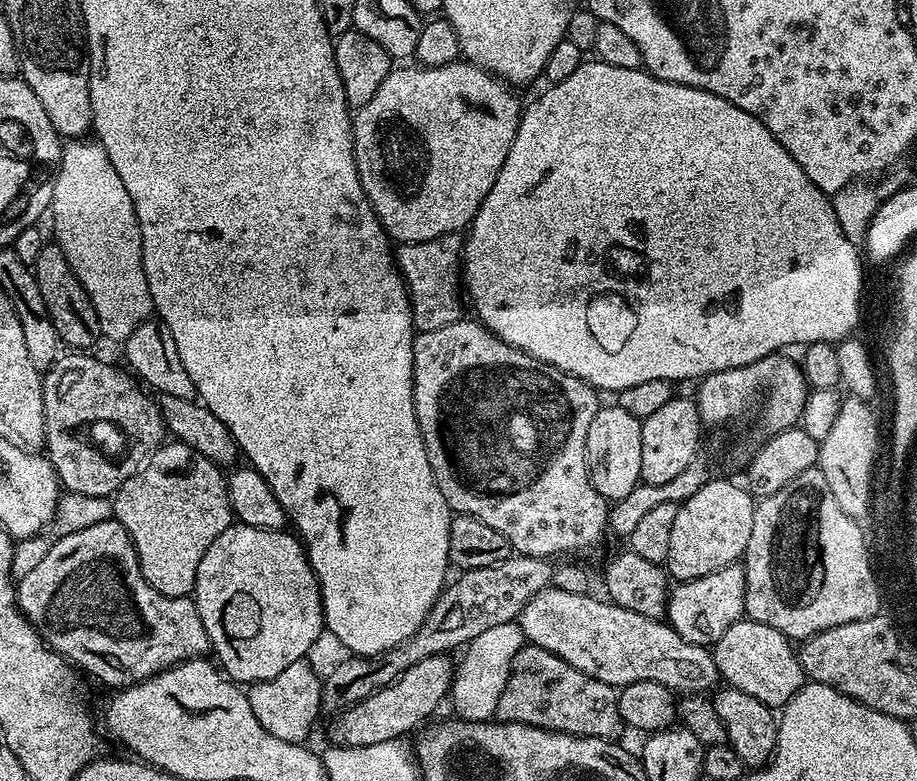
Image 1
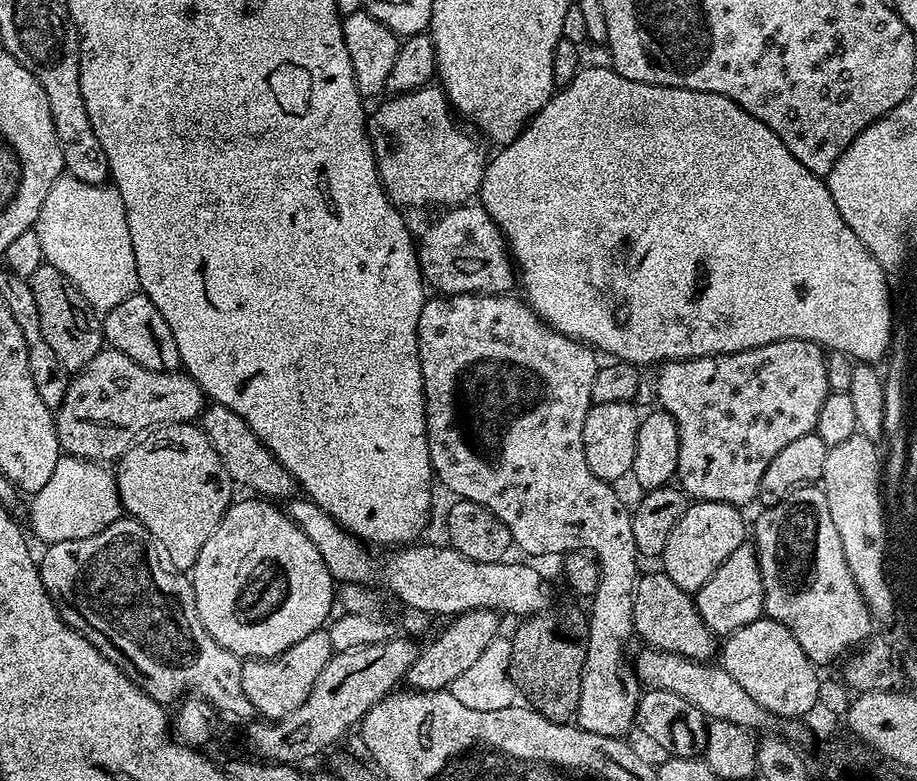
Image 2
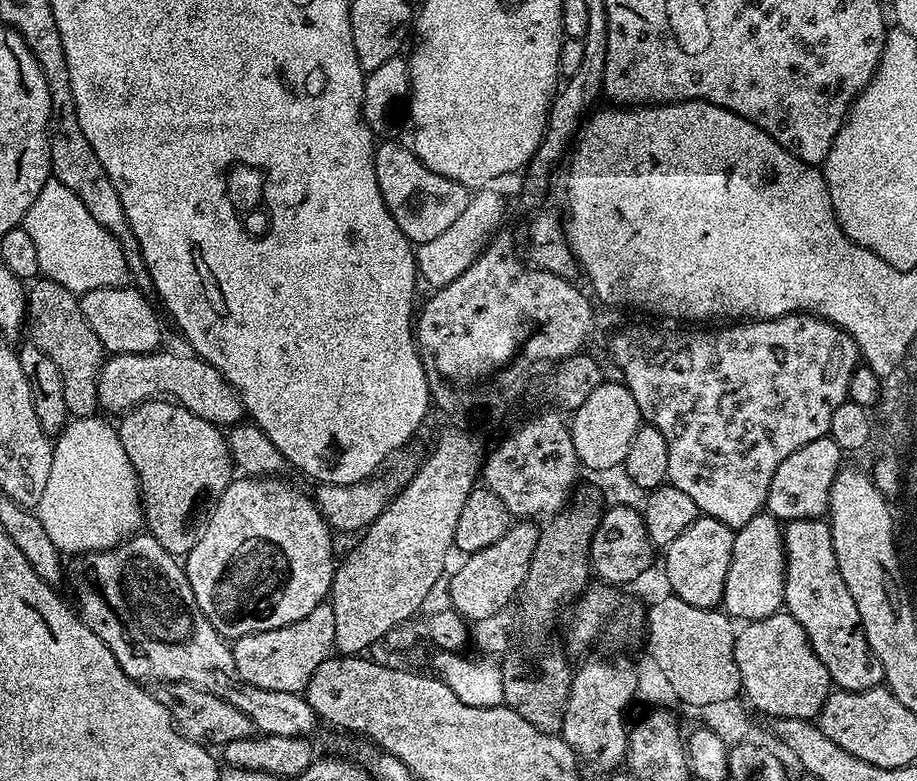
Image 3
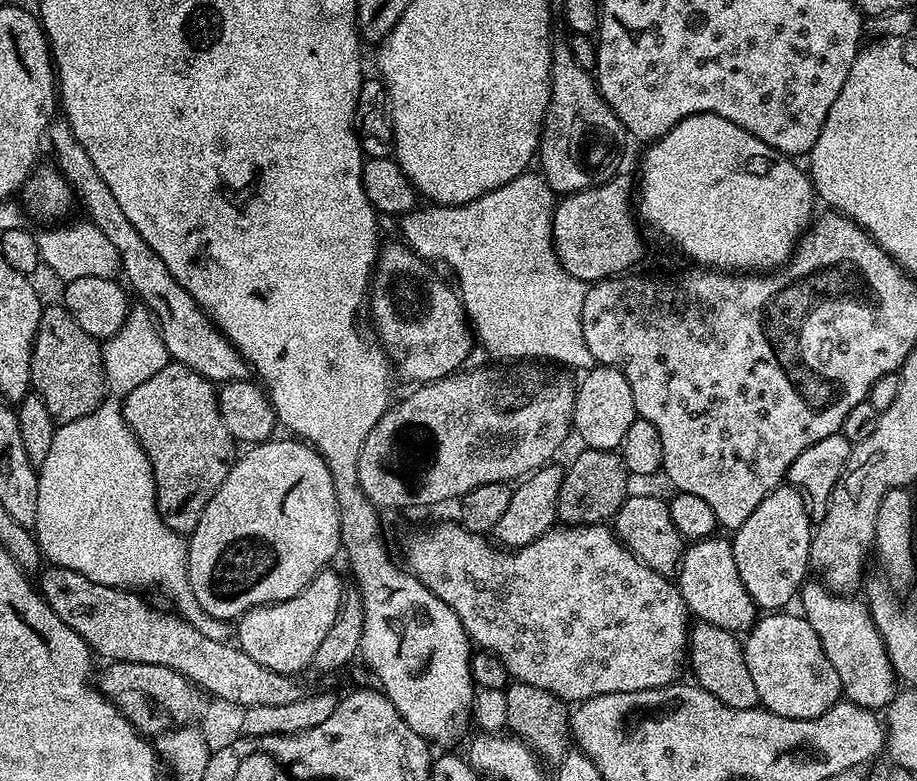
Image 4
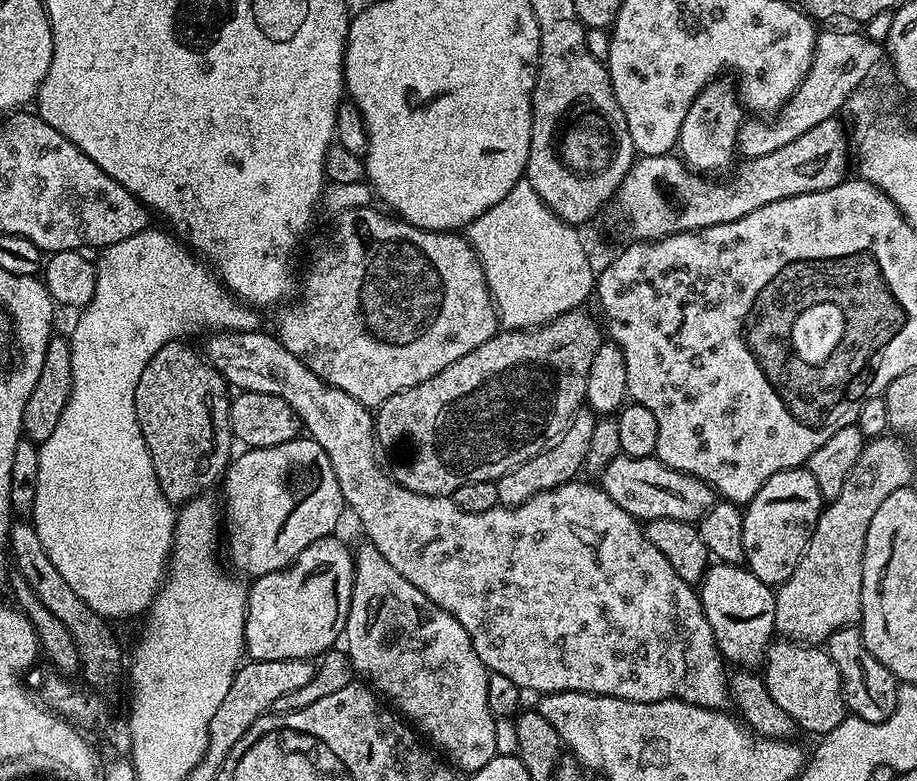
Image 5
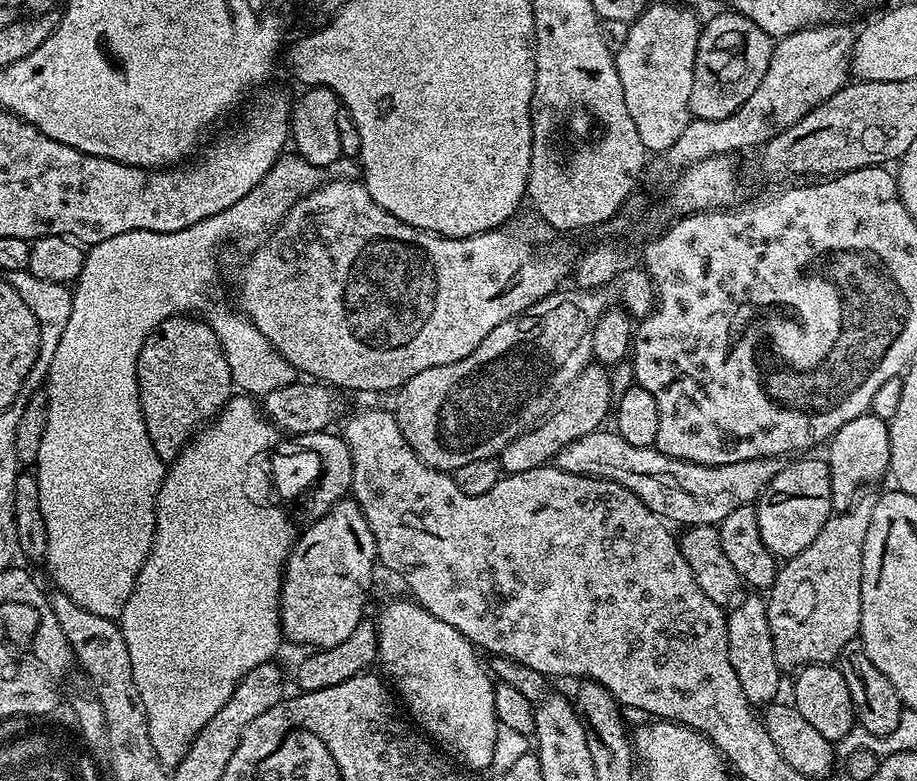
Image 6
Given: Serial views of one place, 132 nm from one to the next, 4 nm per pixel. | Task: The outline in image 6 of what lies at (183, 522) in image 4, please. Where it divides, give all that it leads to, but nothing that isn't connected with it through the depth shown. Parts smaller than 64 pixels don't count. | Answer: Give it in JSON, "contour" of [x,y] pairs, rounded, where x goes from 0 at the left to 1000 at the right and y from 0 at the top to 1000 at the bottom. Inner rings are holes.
{"contour":[[[209,402],[181,407],[181,412],[166,424],[150,453],[148,483],[155,535],[159,540],[159,556],[164,556],[164,571],[168,571],[172,586],[180,592],[191,589],[206,563],[219,548],[234,538],[255,506],[253,475],[246,464],[246,453],[242,448],[238,428],[233,428],[233,423],[221,407]]]}

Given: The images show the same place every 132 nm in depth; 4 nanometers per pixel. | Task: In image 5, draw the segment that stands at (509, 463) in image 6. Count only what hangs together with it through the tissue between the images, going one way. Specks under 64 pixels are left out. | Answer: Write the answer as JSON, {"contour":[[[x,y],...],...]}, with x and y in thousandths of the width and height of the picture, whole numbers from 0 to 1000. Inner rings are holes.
{"contour":[[[643,525],[629,528],[618,551],[604,570],[588,579],[586,584],[578,586],[569,597],[556,602],[556,607],[541,616],[545,645],[552,650],[563,650],[567,645],[573,645],[578,638],[582,638],[582,633],[625,618],[631,611],[628,608],[634,608],[639,592],[639,581],[646,565],[650,539],[649,529]]]}

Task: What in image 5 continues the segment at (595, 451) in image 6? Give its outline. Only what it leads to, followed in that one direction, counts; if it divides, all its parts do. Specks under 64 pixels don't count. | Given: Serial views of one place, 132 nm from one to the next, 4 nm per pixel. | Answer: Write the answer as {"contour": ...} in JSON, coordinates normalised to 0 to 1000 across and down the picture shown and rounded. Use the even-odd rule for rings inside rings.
{"contour":[[[675,581],[659,598],[656,613],[659,631],[674,643],[683,658],[699,668],[718,663],[735,663],[749,671],[762,668],[783,640],[782,631],[770,616],[735,602],[714,584],[687,586]]]}

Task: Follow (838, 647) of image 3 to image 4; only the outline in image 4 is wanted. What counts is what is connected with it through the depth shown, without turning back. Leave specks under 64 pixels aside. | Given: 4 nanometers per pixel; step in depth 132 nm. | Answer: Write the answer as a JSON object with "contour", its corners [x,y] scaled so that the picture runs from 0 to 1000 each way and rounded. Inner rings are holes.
{"contour":[[[890,745],[878,746],[870,759],[870,773],[877,777],[874,778],[875,786],[883,796],[883,802],[888,802],[888,812],[892,812],[901,843],[905,843],[905,853],[909,853],[914,863],[917,887],[929,901],[952,909],[964,909],[977,891],[979,867],[967,840],[966,827],[951,795],[945,772],[938,770],[937,773],[929,767],[933,766],[925,761],[904,758],[902,753]]]}

